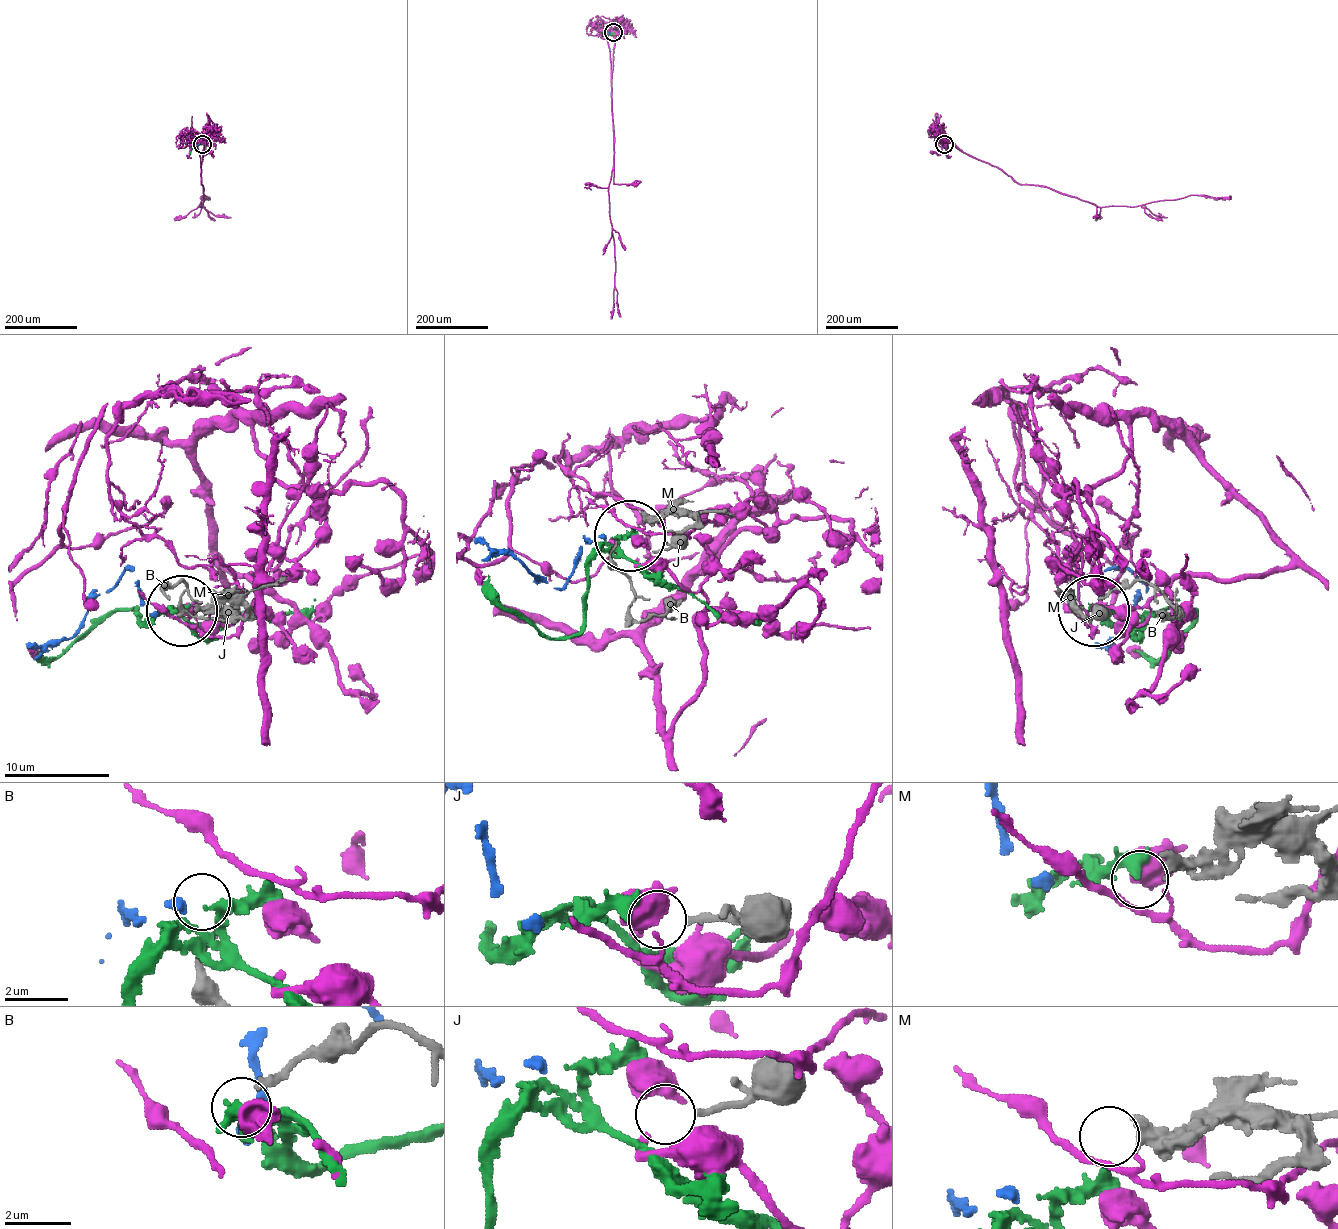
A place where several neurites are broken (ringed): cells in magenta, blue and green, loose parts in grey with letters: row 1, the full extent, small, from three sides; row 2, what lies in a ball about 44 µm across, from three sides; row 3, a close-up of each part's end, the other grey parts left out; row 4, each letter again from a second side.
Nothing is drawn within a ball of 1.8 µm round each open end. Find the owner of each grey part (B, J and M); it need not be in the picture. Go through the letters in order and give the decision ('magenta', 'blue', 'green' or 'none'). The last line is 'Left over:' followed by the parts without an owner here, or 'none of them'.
B: none
J: magenta
M: green
Left over: B

